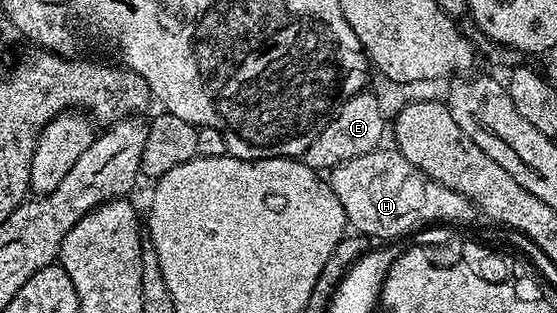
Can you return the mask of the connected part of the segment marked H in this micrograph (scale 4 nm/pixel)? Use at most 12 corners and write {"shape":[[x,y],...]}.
{"shape":[[394,148],[335,167],[350,229],[395,238],[475,206]]}

